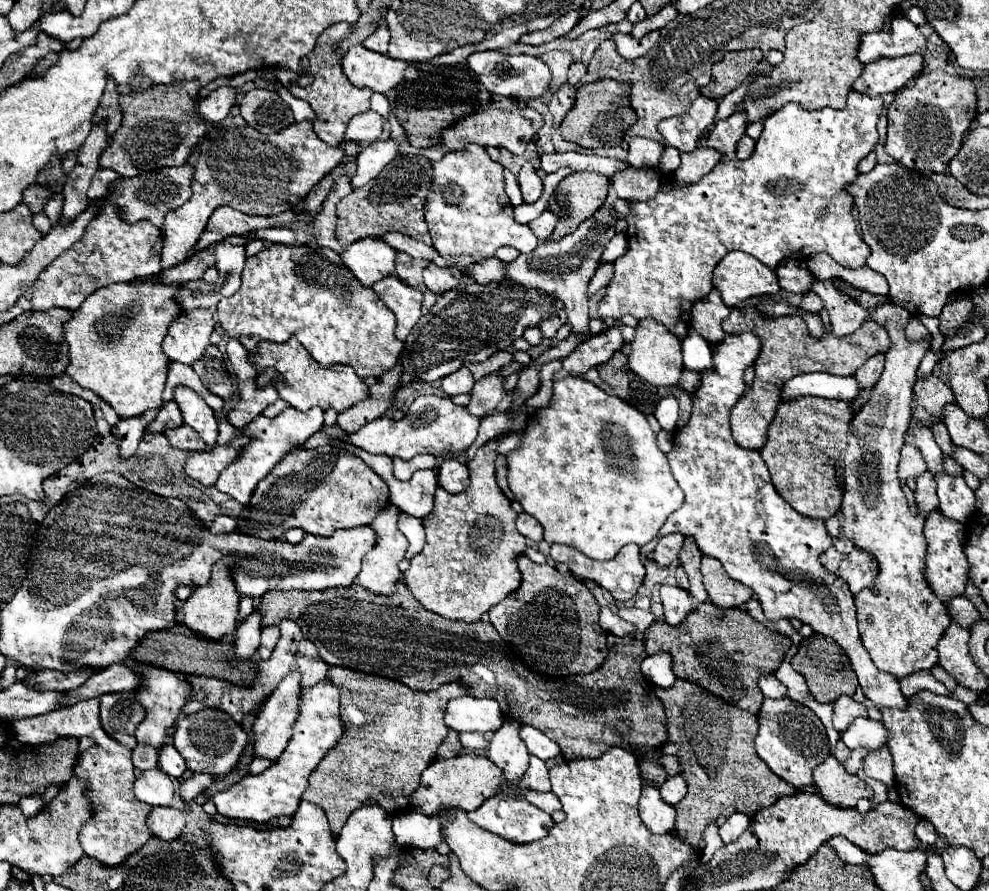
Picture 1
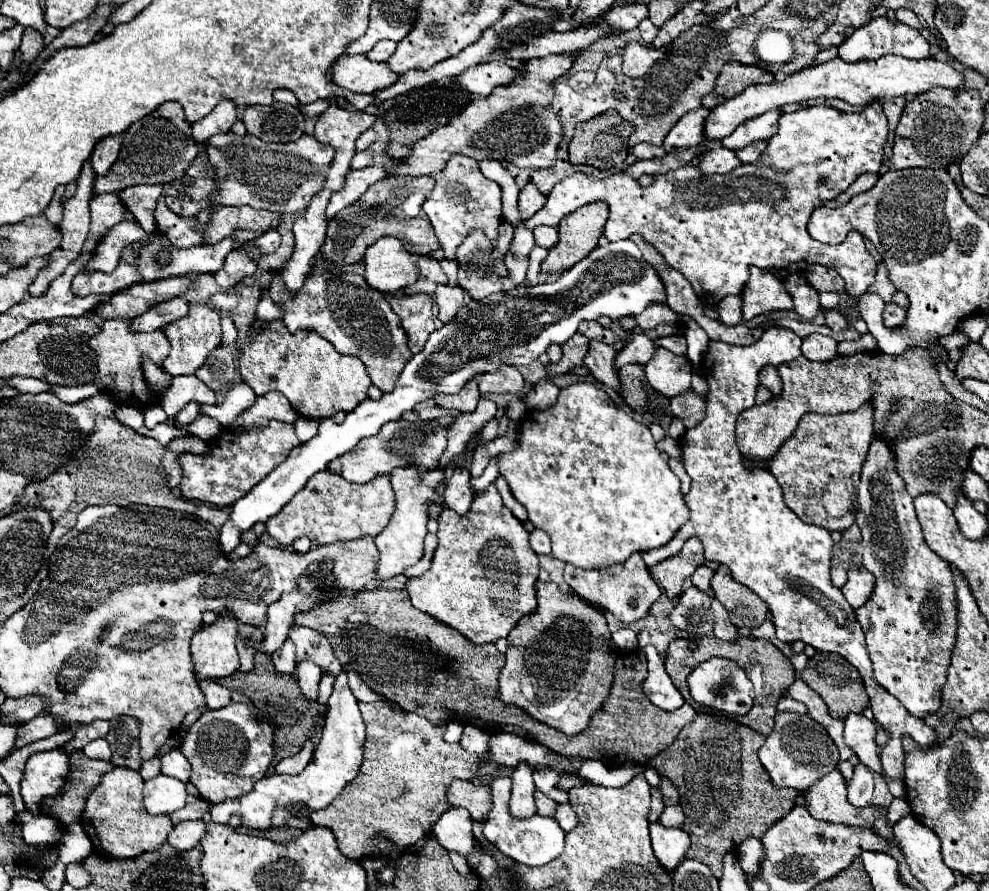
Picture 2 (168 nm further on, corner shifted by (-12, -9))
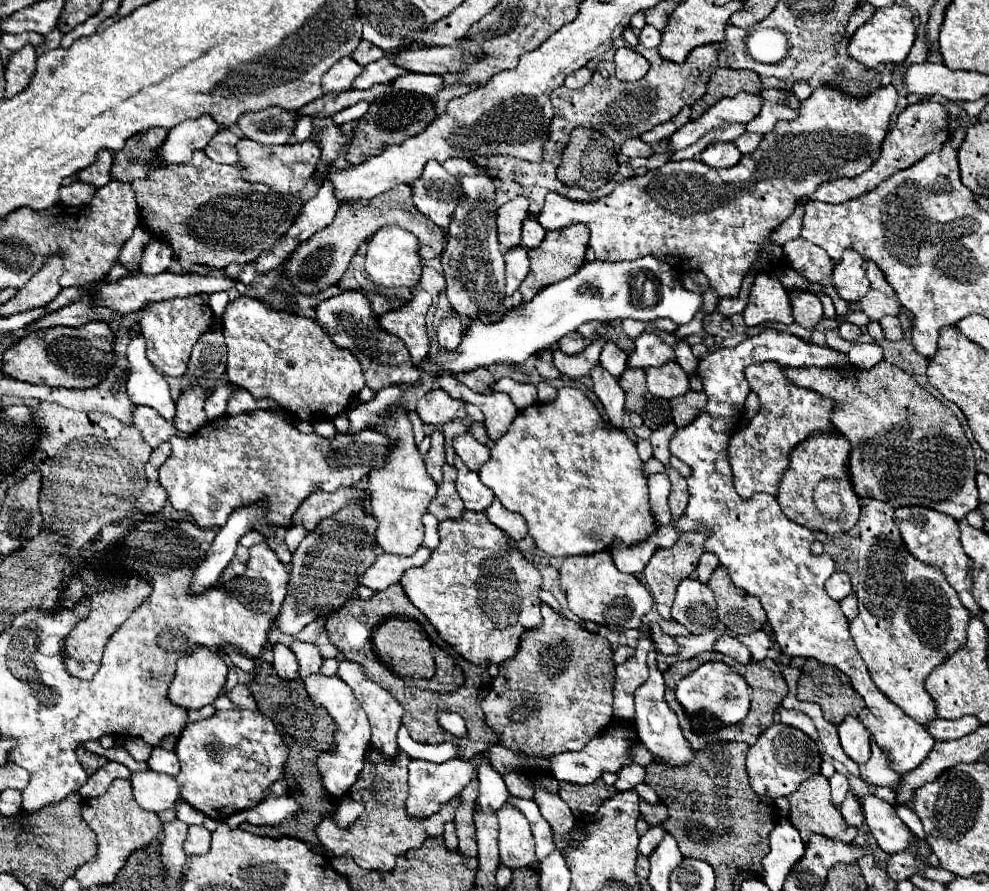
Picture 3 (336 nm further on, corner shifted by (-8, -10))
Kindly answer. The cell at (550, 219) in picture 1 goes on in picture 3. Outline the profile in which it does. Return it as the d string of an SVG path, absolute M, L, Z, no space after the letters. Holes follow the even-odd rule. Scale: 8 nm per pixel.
M527 217L525 223L523 223L521 245L525 245L527 249L535 249L545 239L545 235L547 235L547 231L537 223L537 219L535 217Z

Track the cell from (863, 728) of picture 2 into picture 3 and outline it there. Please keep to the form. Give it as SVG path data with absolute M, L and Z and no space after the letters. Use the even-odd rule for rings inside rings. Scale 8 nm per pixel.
M845 717L841 725L837 725L841 745L845 753L859 765L869 761L871 757L871 735L865 725L857 717Z

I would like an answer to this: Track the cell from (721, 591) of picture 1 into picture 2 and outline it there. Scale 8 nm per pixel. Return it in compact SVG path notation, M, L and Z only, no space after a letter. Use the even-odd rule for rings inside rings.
M719 566L711 580L713 596L727 608L731 622L739 630L751 630L763 624L767 618L767 604L749 588L735 582L727 566Z

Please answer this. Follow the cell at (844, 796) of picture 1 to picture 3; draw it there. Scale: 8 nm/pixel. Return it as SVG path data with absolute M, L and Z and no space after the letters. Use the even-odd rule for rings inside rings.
M815 775L813 779L807 779L805 783L801 783L801 787L795 793L789 795L789 803L791 803L789 821L801 833L803 841L807 841L809 835L813 835L813 833L821 833L821 835L827 835L827 837L833 837L833 839L841 839L845 843L853 843L853 839L857 835L857 827L847 825L839 807L833 807L831 785L829 785L827 777Z

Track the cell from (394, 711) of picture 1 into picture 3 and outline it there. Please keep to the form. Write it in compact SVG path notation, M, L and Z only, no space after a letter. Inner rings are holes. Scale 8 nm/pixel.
M369 747L365 753L365 767L359 773L357 781L349 789L349 799L361 803L365 807L363 815L353 821L353 825L339 827L335 821L335 813L329 813L321 819L321 823L315 827L315 835L321 841L321 845L333 853L335 857L351 855L357 865L363 869L381 869L389 871L395 865L395 857L417 849L423 845L429 837L441 837L445 831L445 823L455 819L455 811L461 803L459 797L453 797L447 801L437 815L431 815L427 819L415 819L409 817L405 809L407 801L407 765L411 757L407 753L399 753L395 759L387 759L381 751Z

